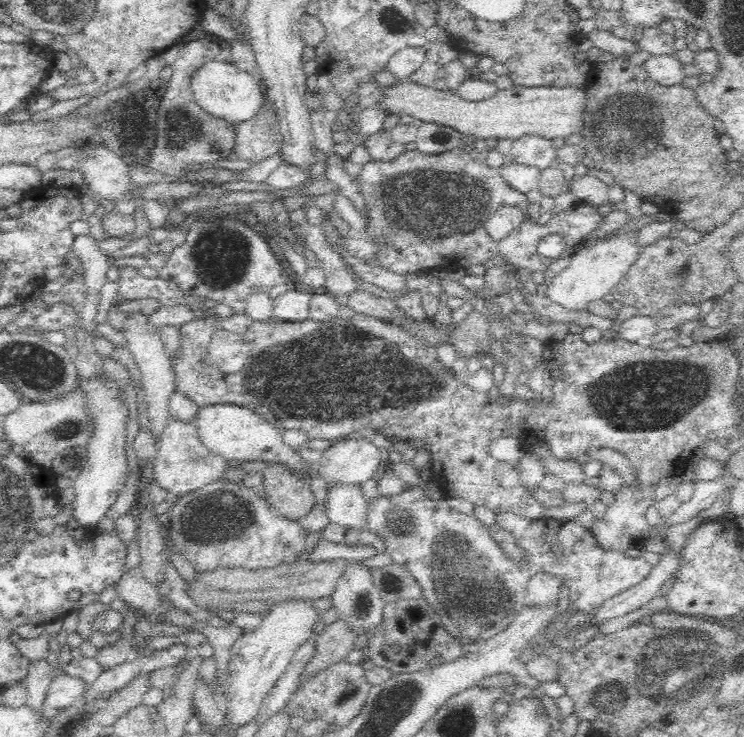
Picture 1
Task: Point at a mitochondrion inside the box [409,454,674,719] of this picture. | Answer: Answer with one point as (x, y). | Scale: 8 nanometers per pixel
(462, 584)

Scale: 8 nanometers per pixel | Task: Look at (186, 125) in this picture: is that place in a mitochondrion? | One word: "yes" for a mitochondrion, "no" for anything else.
yes

